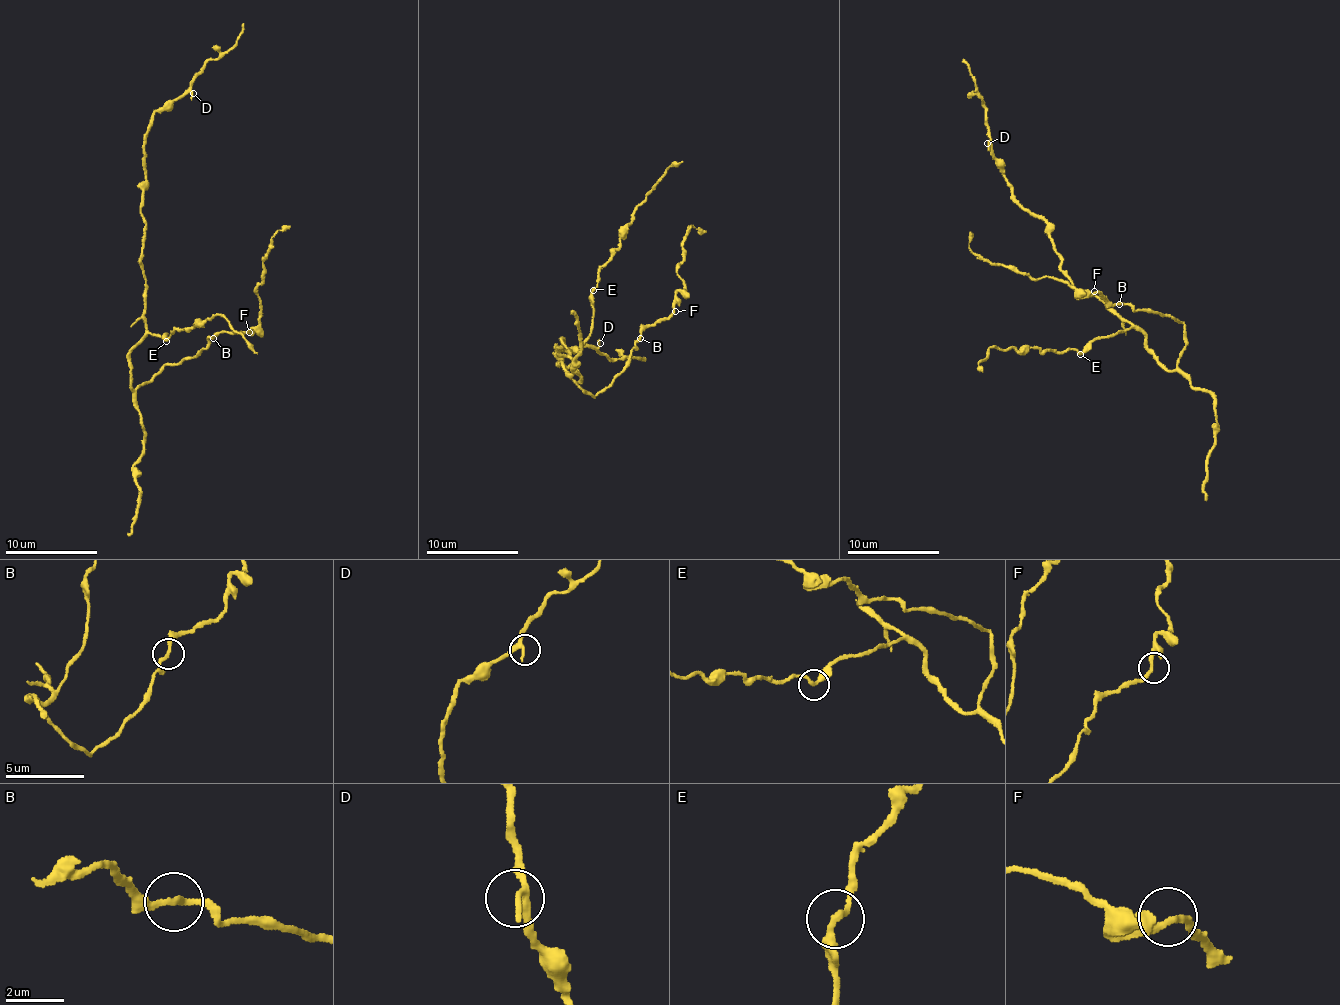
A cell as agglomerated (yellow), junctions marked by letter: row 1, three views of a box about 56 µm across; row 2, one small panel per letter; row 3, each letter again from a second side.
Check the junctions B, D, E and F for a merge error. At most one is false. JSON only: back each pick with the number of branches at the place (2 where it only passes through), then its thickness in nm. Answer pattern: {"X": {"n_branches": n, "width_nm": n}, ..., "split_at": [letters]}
{"split_at": []}

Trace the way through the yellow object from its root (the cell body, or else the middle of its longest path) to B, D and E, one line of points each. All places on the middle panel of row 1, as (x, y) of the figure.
B: (562, 364), (581, 389), (591, 396), (598, 395), (624, 369), (640, 338)
D: (562, 364), (572, 361), (562, 339), (562, 348), (558, 347), (560, 357), (556, 347), (562, 352), (600, 343)
E: (562, 364), (570, 364), (589, 333), (593, 289)

